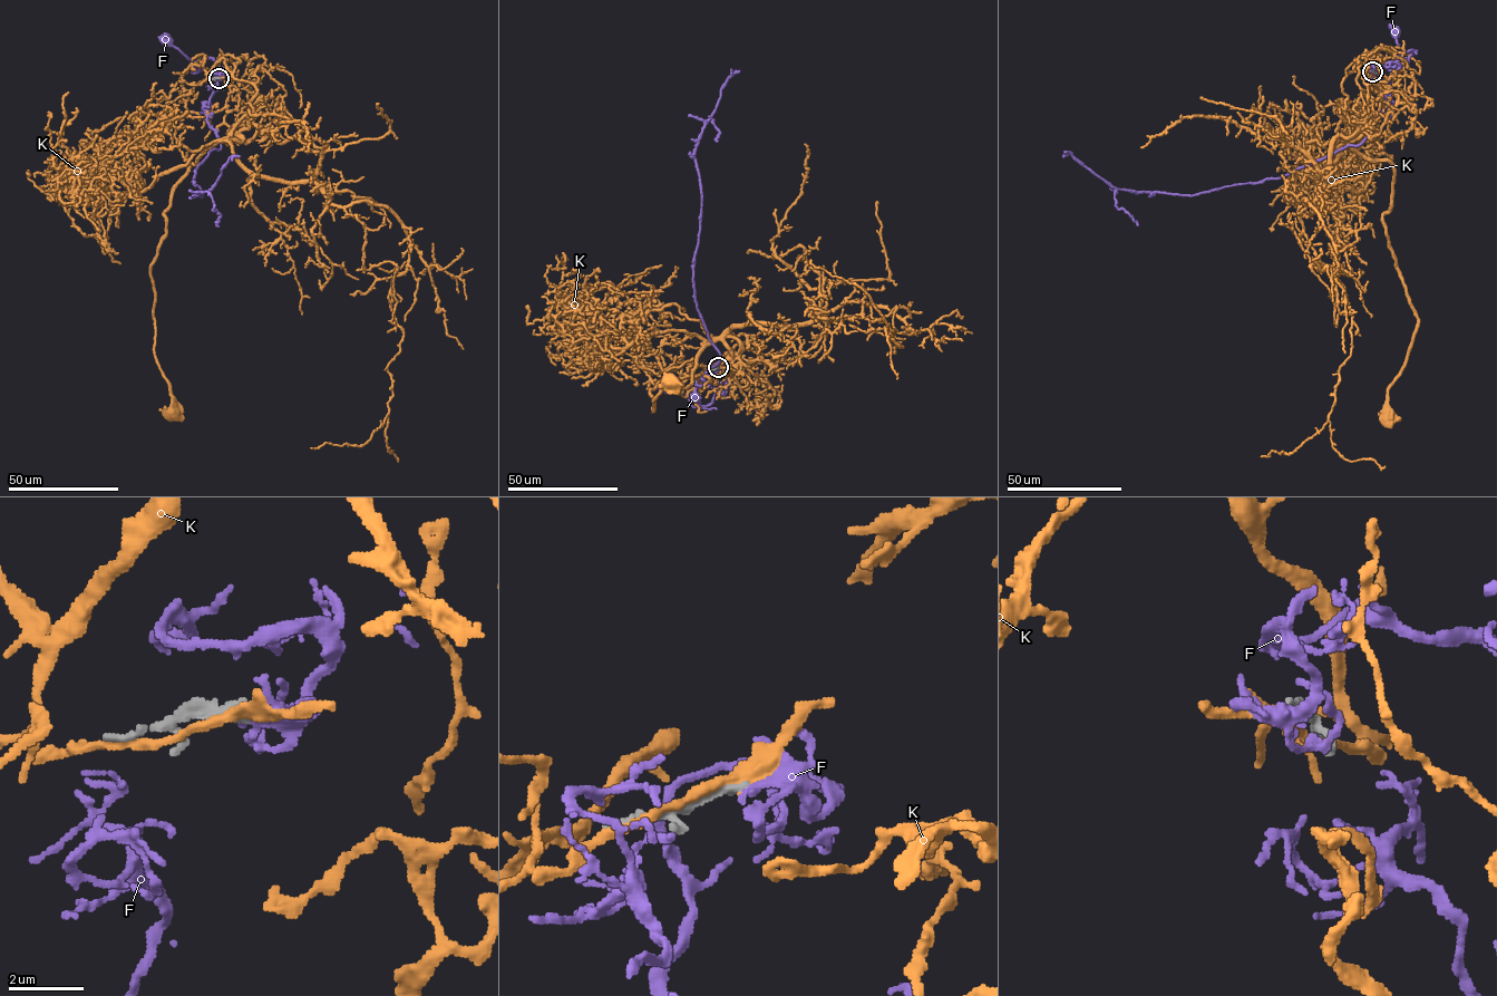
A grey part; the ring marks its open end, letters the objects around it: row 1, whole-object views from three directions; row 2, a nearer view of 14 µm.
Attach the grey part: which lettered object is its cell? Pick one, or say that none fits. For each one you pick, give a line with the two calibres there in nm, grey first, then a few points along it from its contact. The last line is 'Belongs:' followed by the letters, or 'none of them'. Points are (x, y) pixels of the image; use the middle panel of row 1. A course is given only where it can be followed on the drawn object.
Belongs: none of them

